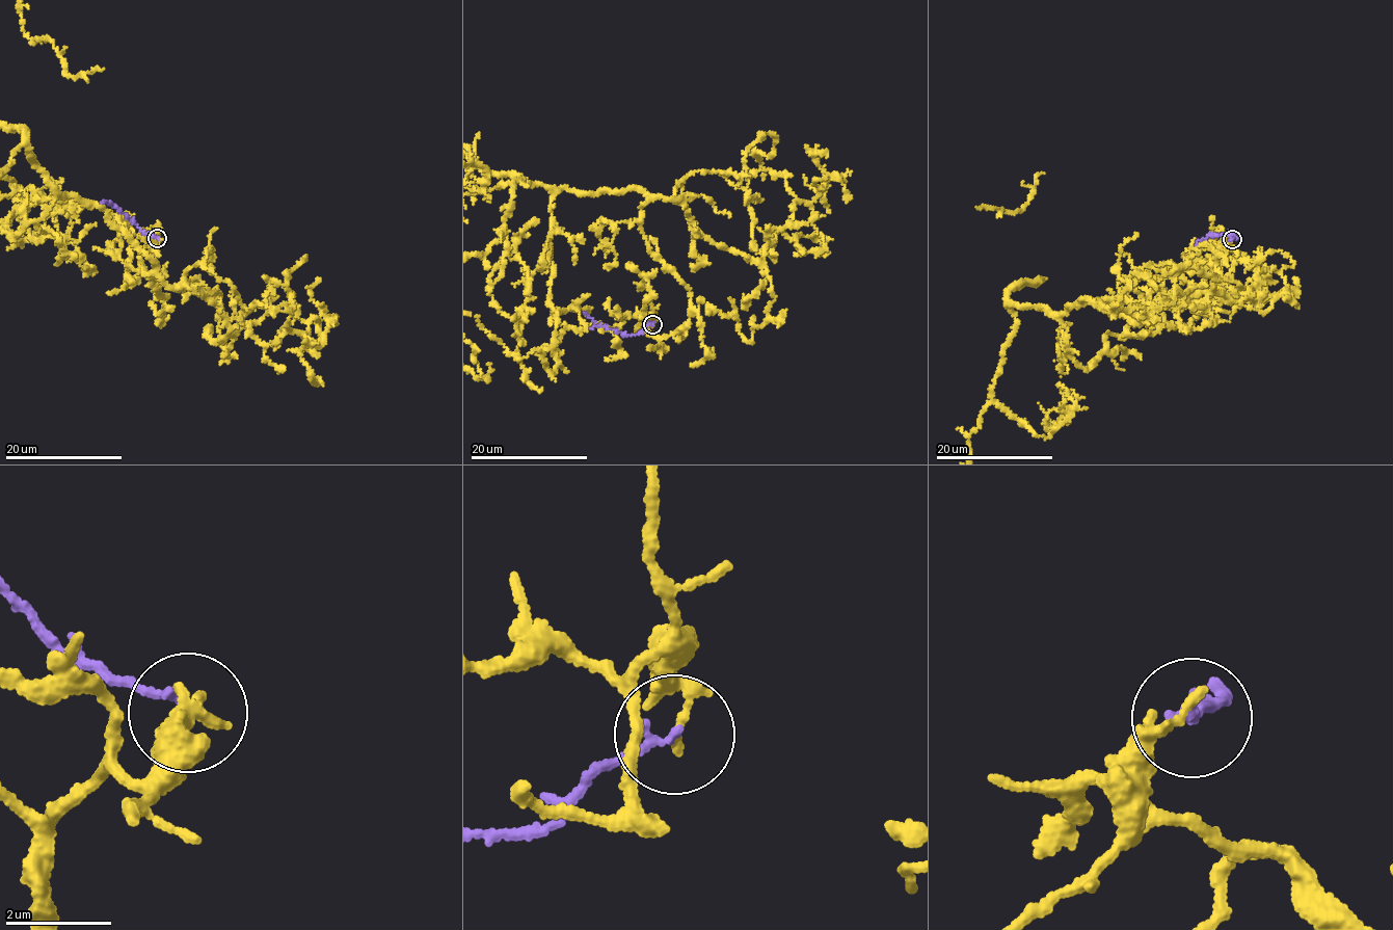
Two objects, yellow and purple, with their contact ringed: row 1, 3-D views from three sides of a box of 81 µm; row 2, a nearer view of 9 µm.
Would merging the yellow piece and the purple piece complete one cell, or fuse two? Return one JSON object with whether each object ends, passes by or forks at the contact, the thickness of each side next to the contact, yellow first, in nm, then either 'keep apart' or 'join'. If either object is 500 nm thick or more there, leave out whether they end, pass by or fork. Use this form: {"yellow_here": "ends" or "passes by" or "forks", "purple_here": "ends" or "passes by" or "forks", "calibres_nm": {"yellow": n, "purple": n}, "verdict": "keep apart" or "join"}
{"yellow_here": "ends", "purple_here": "ends", "calibres_nm": {"yellow": 180, "purple": 140}, "verdict": "keep apart"}

